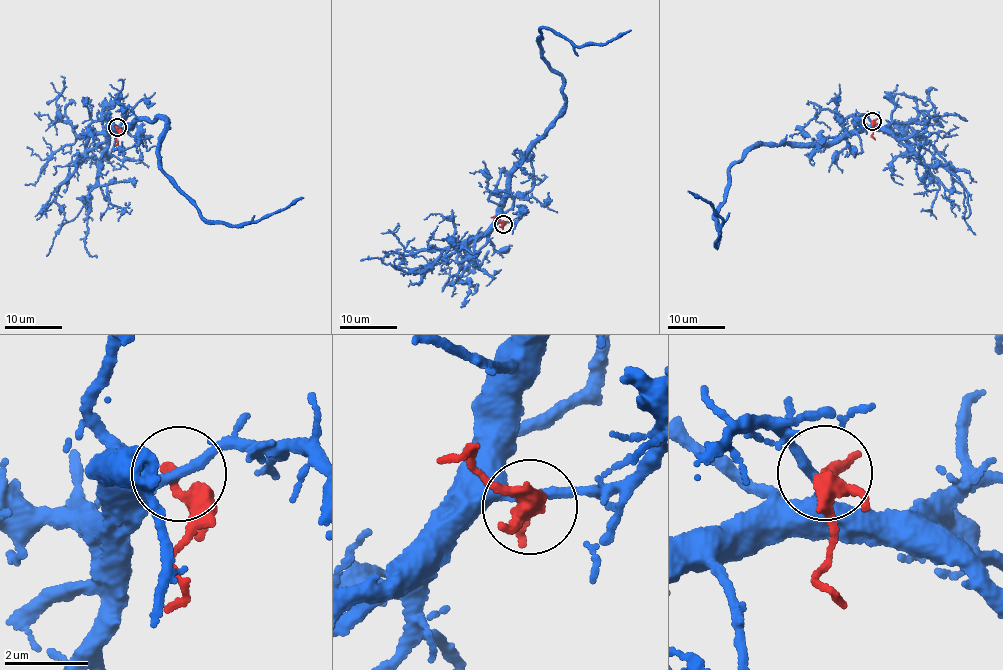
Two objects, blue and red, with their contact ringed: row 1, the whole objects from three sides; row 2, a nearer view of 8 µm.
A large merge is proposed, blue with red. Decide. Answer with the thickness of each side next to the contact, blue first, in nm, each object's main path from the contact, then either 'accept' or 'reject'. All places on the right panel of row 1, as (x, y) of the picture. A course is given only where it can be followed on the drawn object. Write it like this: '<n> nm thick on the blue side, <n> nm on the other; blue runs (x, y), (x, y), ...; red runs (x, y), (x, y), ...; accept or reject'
240 nm thick on the blue side, 240 nm on the other; blue runs (872, 121), (828, 145), (784, 140), (748, 150), (729, 169), (716, 220), (717, 246), (722, 217), (688, 191); red runs (872, 121), (874, 139); reject

